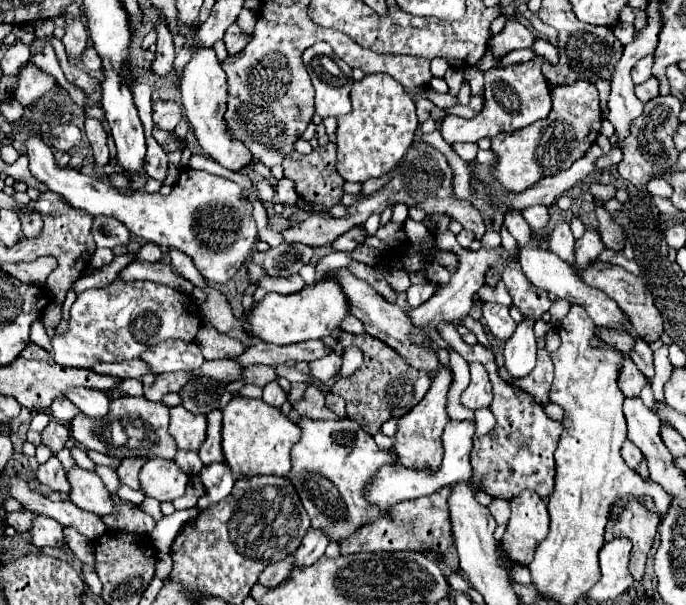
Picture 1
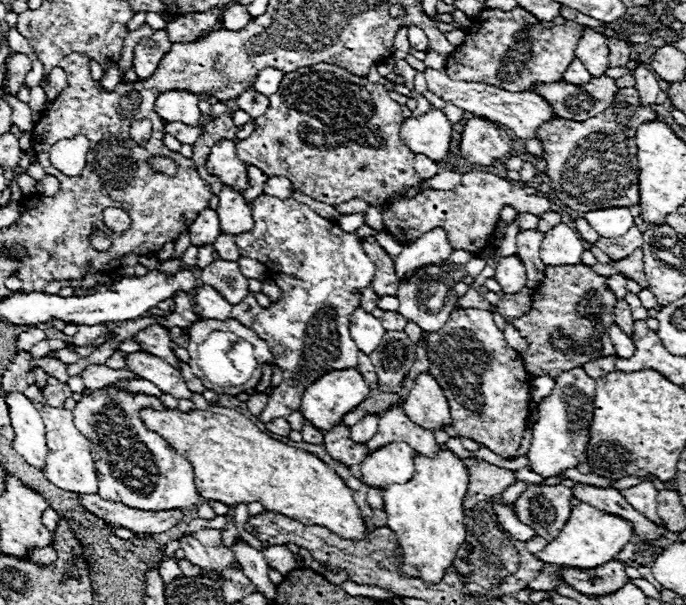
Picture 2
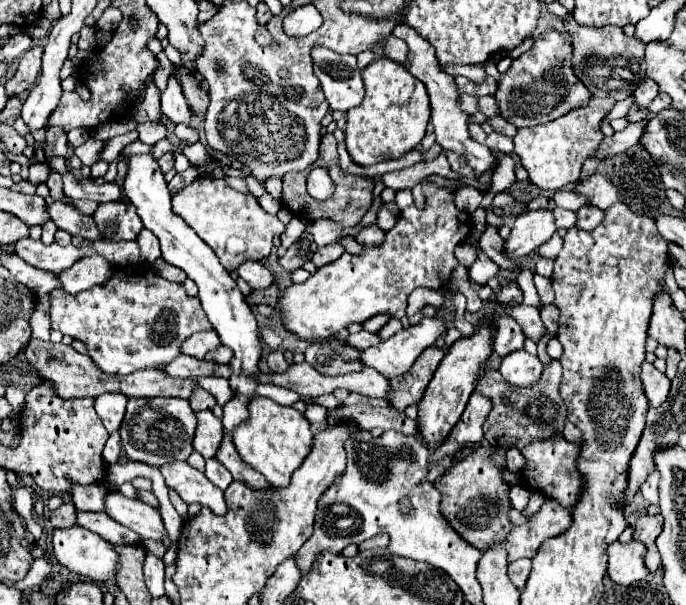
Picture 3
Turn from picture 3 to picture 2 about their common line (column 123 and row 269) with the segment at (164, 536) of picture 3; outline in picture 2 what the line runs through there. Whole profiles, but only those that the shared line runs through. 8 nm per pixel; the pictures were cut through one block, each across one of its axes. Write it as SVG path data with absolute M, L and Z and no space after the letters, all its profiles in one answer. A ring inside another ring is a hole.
M504 256L496 264L494 278L504 294L516 294L526 284L526 270L518 260L518 256Z

